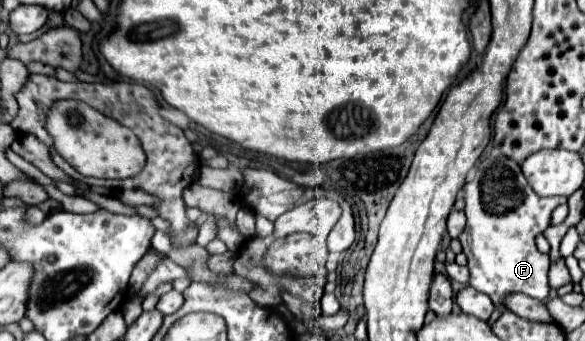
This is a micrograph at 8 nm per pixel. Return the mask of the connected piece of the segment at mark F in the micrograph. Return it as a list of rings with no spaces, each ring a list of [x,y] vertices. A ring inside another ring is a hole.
[[[499,153],[477,161],[477,167],[467,177],[463,191],[467,225],[459,235],[459,241],[469,259],[469,285],[487,293],[499,311],[505,311],[501,299],[511,291],[519,291],[541,301],[547,299],[549,255],[537,249],[535,237],[551,225],[551,213],[557,205],[567,203],[567,199],[539,197],[523,177],[521,165]]]

